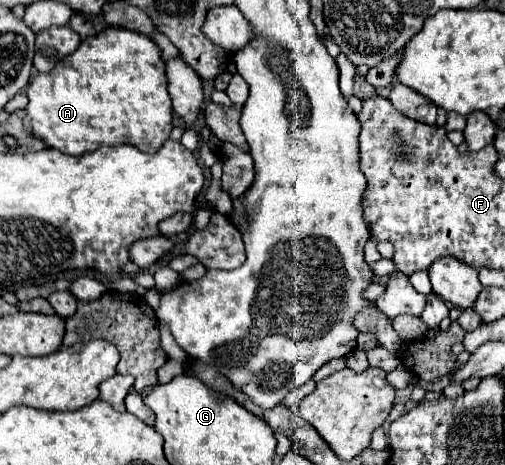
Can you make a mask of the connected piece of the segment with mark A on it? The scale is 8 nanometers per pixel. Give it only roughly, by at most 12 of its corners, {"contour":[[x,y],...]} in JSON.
{"contour":[[105,28],[31,78],[25,130],[71,156],[173,128],[149,36]]}

